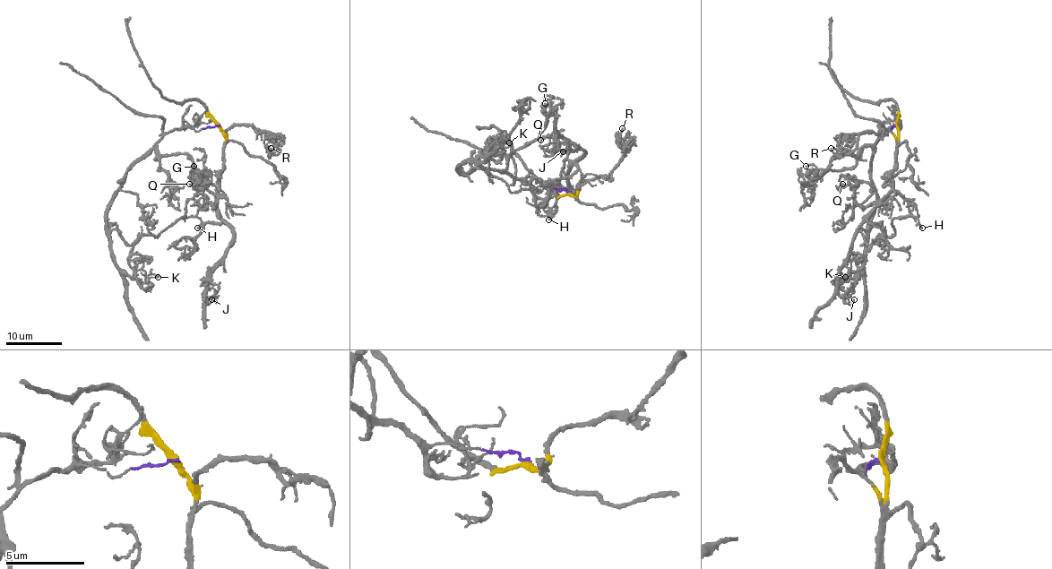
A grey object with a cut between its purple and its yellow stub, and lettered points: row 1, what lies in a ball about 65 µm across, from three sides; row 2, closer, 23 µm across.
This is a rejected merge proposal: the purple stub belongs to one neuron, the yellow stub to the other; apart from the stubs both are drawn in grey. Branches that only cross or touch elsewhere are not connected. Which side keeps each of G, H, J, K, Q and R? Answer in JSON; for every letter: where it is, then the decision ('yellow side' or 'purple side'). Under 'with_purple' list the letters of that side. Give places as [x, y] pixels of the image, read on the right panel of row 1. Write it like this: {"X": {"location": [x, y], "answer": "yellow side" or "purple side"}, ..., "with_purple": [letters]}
{"G": {"location": [806, 166], "answer": "purple side"}, "H": {"location": [922, 228], "answer": "purple side"}, "J": {"location": [854, 299], "answer": "yellow side"}, "K": {"location": [845, 277], "answer": "purple side"}, "Q": {"location": [842, 184], "answer": "yellow side"}, "R": {"location": [831, 148], "answer": "yellow side"}, "with_purple": ["G", "H", "K"]}

